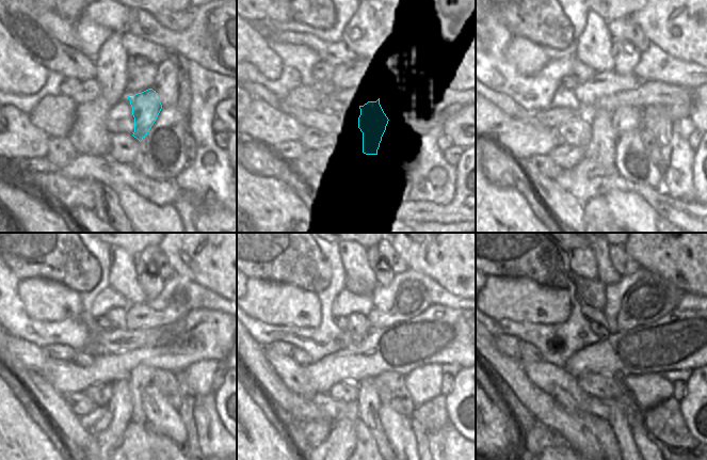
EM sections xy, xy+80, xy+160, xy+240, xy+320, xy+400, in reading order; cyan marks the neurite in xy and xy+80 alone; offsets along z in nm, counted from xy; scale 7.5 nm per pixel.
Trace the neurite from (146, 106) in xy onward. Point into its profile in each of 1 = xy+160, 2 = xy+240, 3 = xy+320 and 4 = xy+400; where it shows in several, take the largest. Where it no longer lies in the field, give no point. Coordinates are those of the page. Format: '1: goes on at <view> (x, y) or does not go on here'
1: goes on at xy+160 (604, 137)
2: goes on at xy+240 (103, 443)
3: goes on at xy+320 (339, 444)
4: goes on at xy+400 (564, 449)

